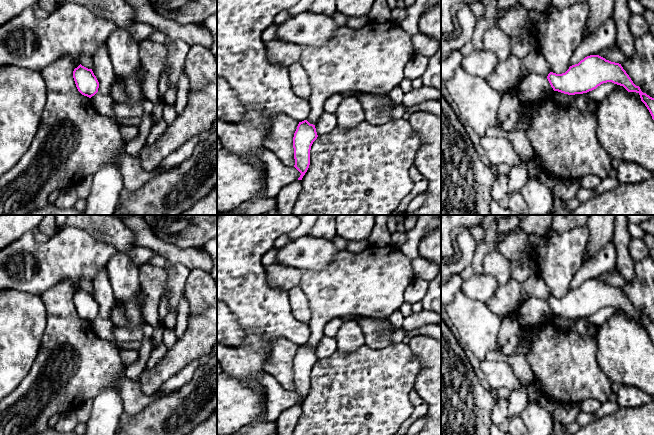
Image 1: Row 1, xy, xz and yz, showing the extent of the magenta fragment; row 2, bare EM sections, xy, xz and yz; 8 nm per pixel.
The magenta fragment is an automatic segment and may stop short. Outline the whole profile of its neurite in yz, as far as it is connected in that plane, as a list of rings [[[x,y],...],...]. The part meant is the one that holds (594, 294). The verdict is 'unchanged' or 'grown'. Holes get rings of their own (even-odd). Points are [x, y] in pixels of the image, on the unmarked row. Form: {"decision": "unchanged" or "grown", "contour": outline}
{"decision": "unchanged", "contour": [[[590,279],[572,289],[562,298],[550,296],[547,303],[554,315],[568,319],[583,318],[603,307],[612,306],[623,310],[628,316],[636,316],[654,344],[654,322],[636,310],[621,288],[611,286],[599,279]]]}

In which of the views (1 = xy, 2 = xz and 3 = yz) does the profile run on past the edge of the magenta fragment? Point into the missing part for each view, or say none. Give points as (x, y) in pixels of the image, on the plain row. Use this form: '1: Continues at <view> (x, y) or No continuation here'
1: No continuation here
2: No continuation here
3: No continuation here

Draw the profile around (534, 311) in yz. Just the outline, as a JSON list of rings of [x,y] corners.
[[[531,298],[525,301],[517,314],[520,325],[541,325],[553,317],[547,300]]]

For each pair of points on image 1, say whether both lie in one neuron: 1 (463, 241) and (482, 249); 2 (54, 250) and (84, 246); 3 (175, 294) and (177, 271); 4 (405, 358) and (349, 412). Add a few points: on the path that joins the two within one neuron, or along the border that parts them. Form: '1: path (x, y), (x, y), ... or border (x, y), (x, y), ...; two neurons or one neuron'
1: border (478, 244), (470, 264); two neurons
2: path (61, 250), (77, 250); one neuron
3: path (175, 288), (176, 277); one neuron
4: path (391, 372), (363, 398); one neuron

